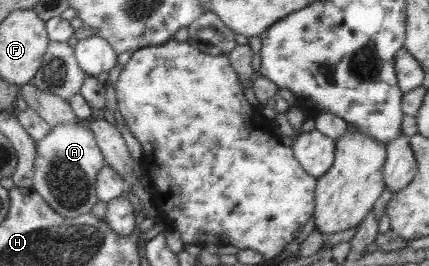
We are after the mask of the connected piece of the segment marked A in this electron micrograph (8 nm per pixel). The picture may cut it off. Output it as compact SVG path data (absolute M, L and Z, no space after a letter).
M86 122L52 126L52 130L43 139L36 141L36 148L33 191L63 217L75 218L89 213L98 202L96 180L106 163Z

